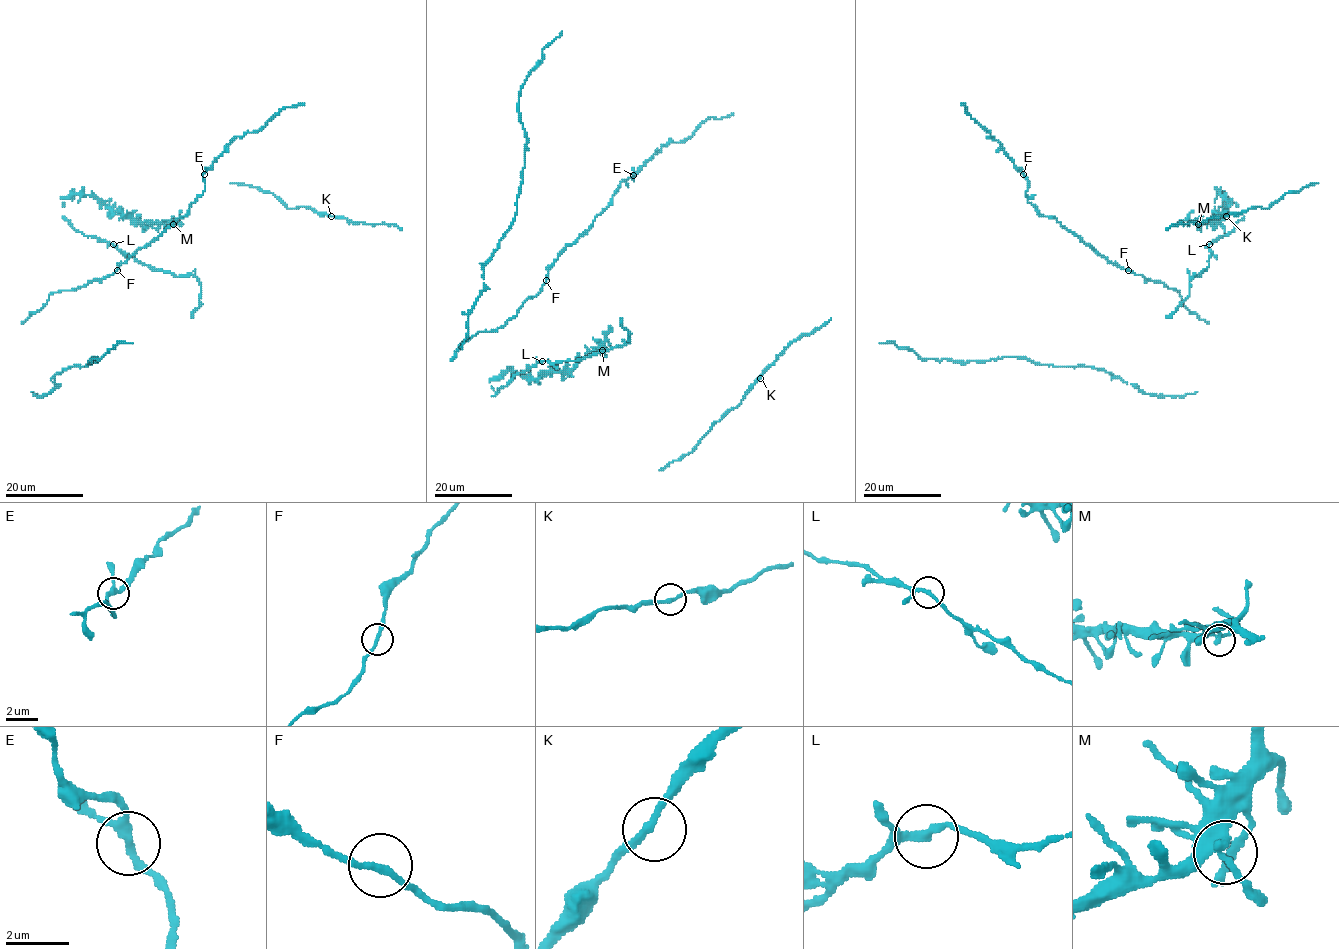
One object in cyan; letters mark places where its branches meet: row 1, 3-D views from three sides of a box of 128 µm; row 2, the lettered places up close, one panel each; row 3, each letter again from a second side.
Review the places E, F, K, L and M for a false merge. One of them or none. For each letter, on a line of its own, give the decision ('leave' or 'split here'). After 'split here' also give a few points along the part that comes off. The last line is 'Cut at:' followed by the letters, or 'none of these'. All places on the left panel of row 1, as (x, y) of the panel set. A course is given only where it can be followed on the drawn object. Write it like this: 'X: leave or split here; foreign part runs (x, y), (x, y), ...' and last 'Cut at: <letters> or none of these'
E: leave
F: leave
K: leave
L: leave
M: leave
Cut at: none of these

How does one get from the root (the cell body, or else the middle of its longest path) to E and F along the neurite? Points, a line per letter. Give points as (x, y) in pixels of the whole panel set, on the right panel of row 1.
E: (1164, 283), (1151, 281), (1118, 266), (1054, 218), (1041, 216), (1028, 201), (1028, 179), (1023, 174)
F: (1164, 283), (1151, 281), (1128, 269)

